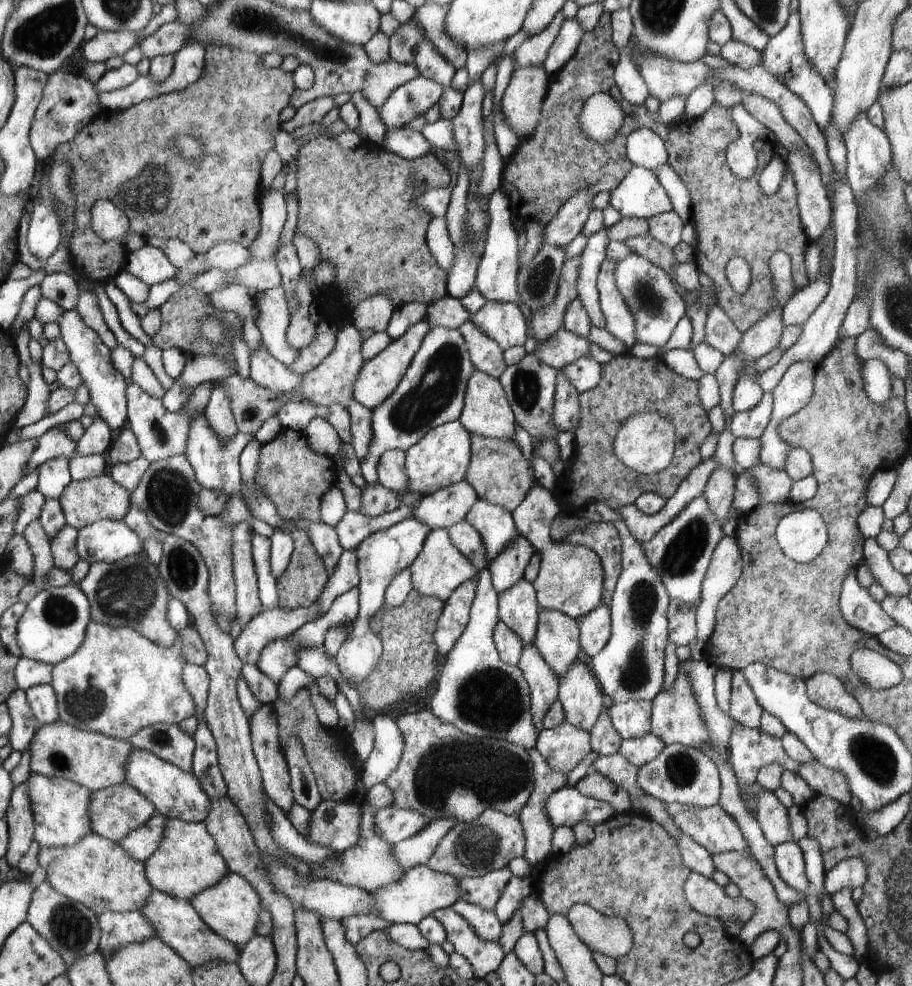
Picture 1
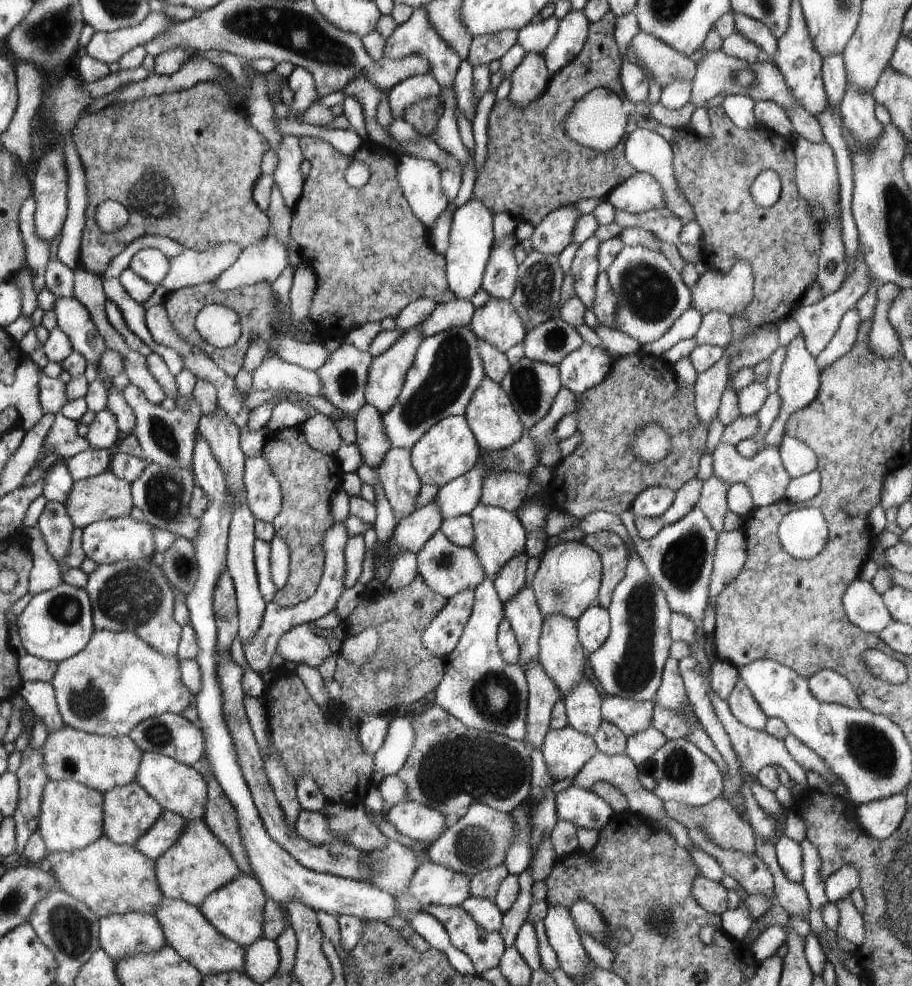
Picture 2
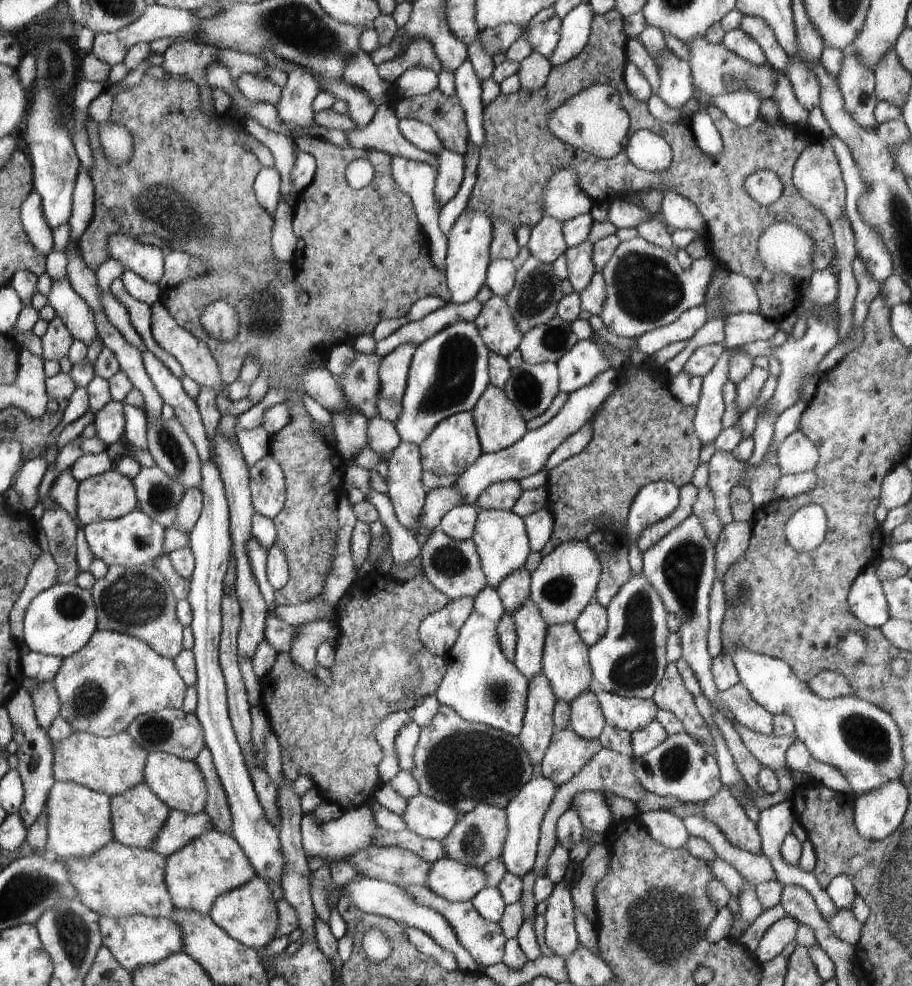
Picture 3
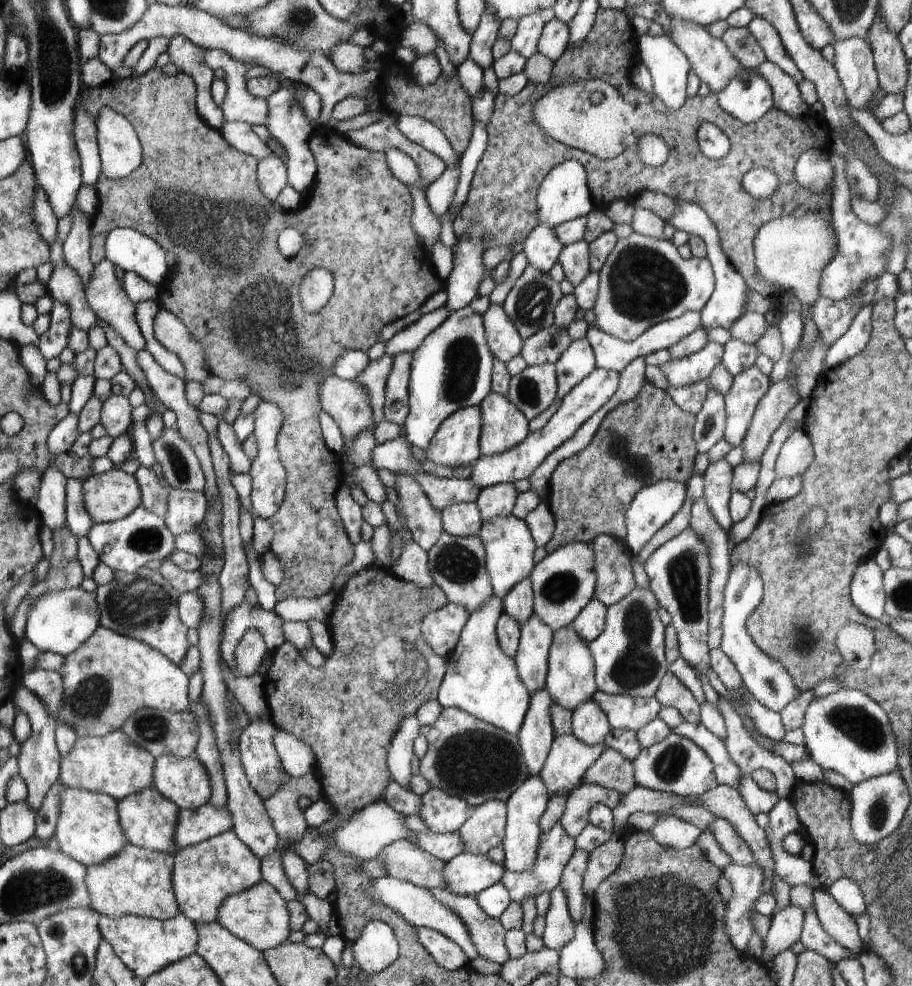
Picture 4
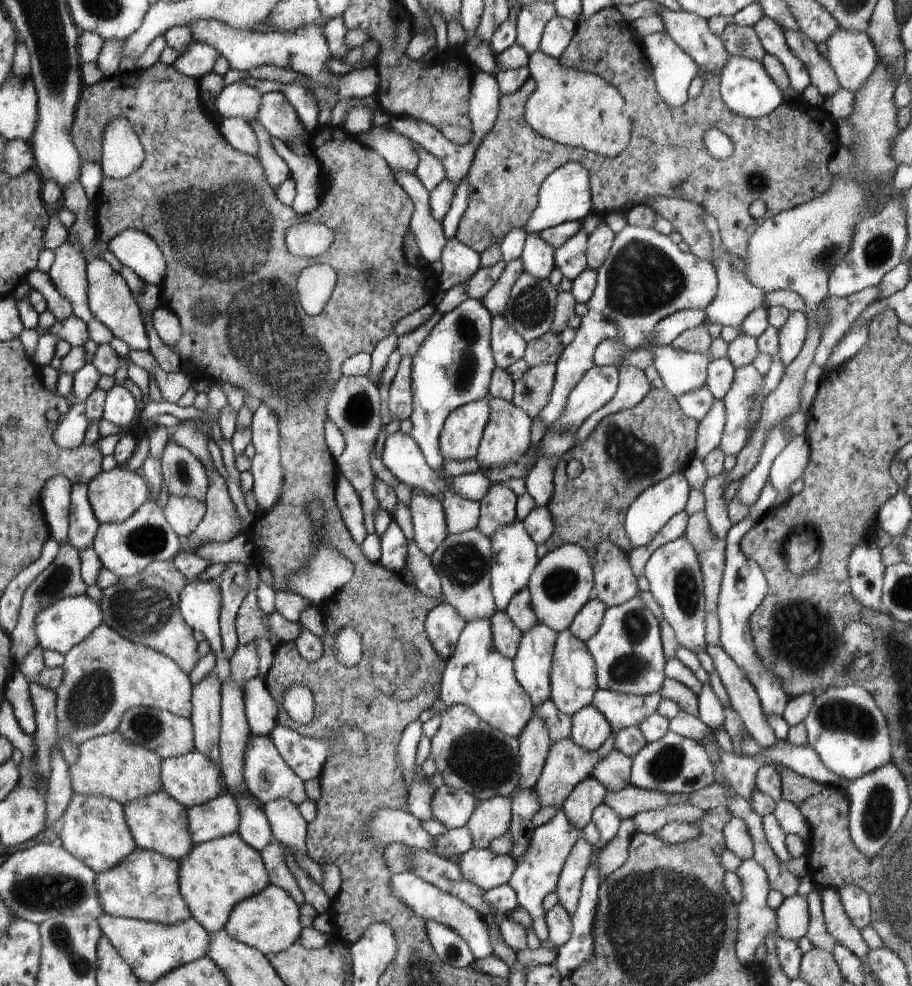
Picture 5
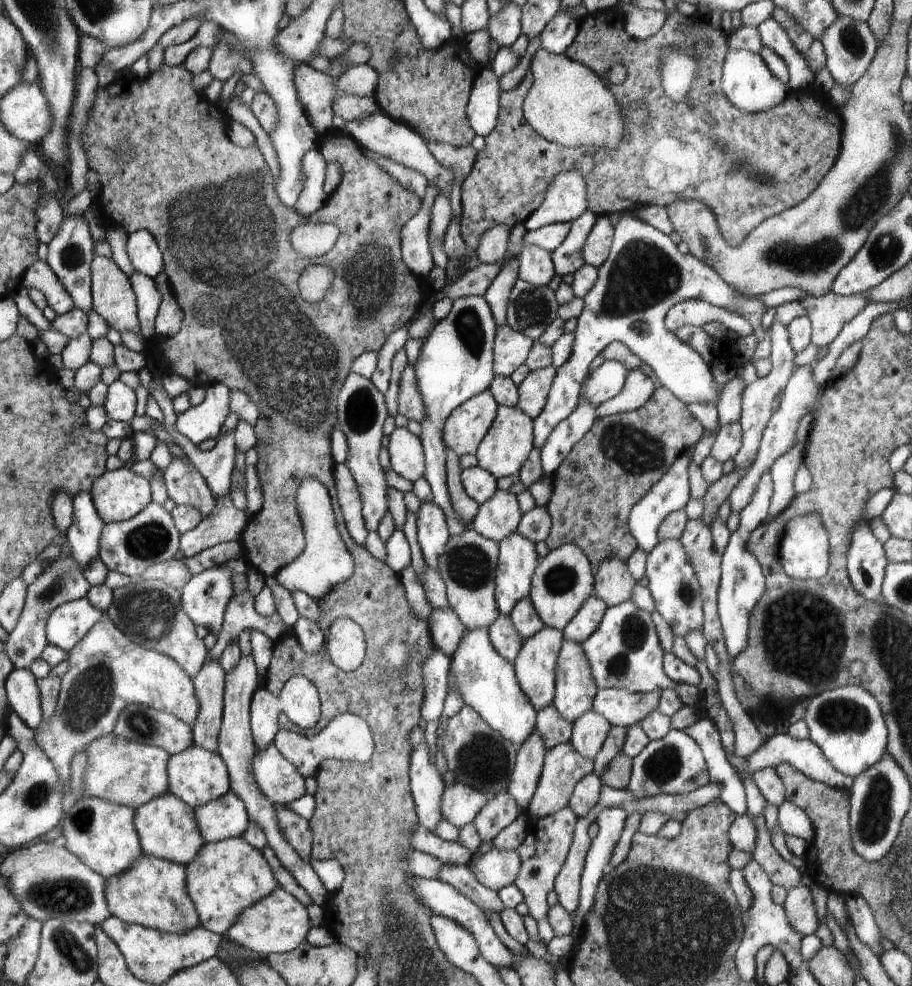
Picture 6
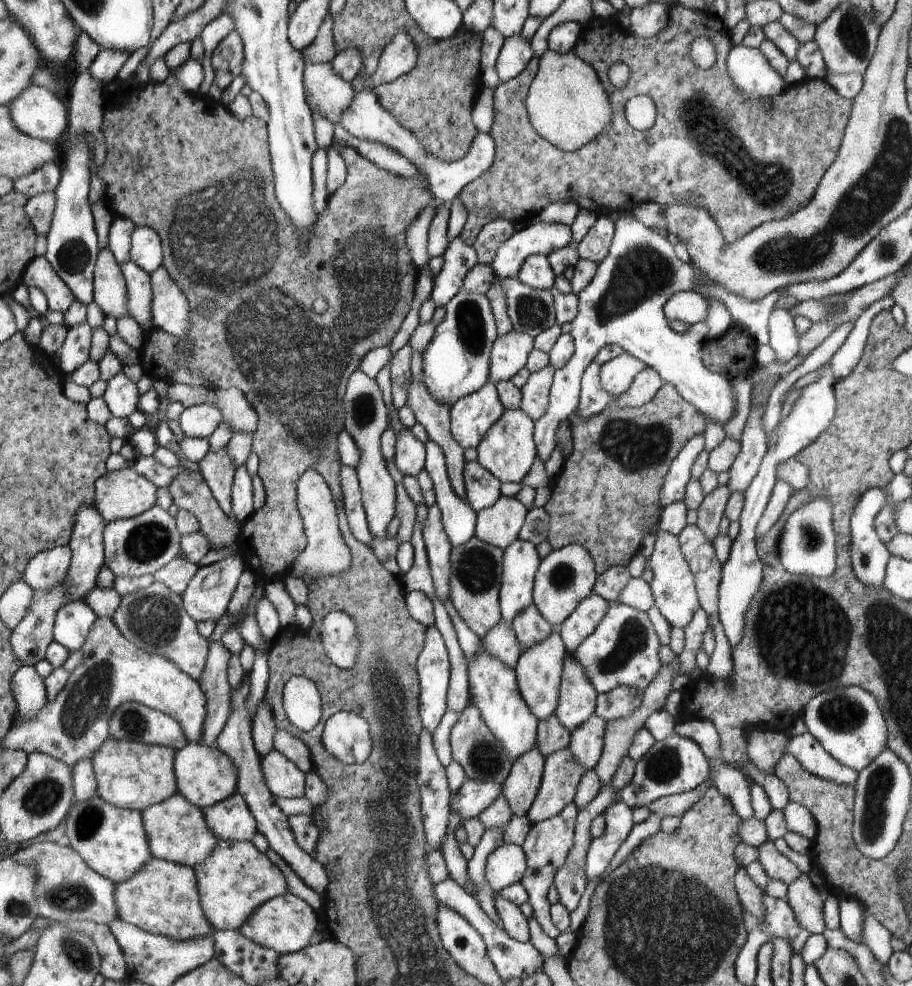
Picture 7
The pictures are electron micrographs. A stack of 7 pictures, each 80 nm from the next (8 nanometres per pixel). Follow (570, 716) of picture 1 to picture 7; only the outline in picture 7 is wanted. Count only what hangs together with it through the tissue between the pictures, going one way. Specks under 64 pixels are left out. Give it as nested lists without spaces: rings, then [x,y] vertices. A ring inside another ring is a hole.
[[[594,714],[571,732],[568,747],[586,771],[593,769],[600,760],[606,725],[603,718]]]

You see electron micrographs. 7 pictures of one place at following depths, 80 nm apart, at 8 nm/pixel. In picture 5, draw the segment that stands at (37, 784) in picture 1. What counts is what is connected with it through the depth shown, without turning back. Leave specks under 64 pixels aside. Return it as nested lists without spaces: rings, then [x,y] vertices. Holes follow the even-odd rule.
[[[72,793],[61,818],[62,830],[58,834],[62,840],[61,846],[68,854],[80,859],[95,873],[118,865],[137,846],[125,821],[123,806],[107,796]]]

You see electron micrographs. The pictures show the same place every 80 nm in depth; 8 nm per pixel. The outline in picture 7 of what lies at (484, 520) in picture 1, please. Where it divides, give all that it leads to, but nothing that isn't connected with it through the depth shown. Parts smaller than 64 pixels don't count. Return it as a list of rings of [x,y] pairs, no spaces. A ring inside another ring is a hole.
[[[520,538],[511,542],[510,546],[503,550],[503,573],[501,574],[499,603],[504,620],[512,623],[516,614],[521,613],[533,603],[533,586],[540,563],[541,559],[536,551],[536,546]]]

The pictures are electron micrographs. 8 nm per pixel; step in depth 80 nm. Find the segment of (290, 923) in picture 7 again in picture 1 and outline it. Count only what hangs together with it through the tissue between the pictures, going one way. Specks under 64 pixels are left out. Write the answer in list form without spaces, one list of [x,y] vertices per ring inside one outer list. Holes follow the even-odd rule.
[[[228,871],[214,886],[200,890],[189,901],[206,926],[233,945],[245,945],[256,934],[258,915],[262,911],[260,897],[252,885],[239,874]]]

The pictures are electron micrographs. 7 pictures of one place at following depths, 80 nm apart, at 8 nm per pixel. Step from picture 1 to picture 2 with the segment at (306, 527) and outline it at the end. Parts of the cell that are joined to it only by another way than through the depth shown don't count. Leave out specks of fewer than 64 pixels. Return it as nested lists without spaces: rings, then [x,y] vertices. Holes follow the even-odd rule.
[[[340,521],[332,524],[331,528],[323,534],[322,546],[324,549],[325,565],[323,566],[323,573],[316,592],[308,600],[302,601],[293,607],[281,607],[274,601],[266,604],[260,626],[256,629],[256,632],[251,636],[247,644],[243,644],[244,658],[254,672],[258,674],[273,672],[277,666],[278,658],[276,650],[280,637],[292,627],[308,625],[314,622],[314,620],[326,616],[328,612],[332,612],[337,604],[338,597],[346,590],[343,587],[345,571],[344,547],[349,538],[343,522]]]

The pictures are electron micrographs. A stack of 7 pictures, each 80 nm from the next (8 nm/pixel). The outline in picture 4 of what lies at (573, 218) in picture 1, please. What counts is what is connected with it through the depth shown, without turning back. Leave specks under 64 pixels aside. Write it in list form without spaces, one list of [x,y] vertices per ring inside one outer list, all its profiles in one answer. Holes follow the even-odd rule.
[[[542,223],[533,225],[535,229],[525,238],[523,251],[530,265],[535,266],[540,272],[548,273],[565,246],[551,226]]]

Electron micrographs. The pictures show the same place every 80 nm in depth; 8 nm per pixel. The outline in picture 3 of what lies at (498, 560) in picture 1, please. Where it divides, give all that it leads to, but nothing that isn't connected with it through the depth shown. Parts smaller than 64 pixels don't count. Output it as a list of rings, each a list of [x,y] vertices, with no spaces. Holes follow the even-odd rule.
[[[525,569],[513,570],[496,589],[504,608],[512,614],[530,596],[531,574]]]

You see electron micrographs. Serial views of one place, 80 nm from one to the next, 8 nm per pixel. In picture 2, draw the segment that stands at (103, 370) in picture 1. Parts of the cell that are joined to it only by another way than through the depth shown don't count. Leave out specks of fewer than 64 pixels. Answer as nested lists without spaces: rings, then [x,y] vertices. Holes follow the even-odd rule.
[[[76,297],[57,299],[55,304],[57,326],[67,334],[71,347],[84,357],[86,364],[96,367],[101,363],[107,346],[103,336],[92,322],[89,310]],[[98,370],[97,378],[105,386],[107,399],[105,410],[112,413],[116,424],[120,431],[126,432],[128,435],[133,435],[135,416],[133,408],[128,406],[123,392],[119,391],[113,384],[112,379],[106,376],[102,371]]]

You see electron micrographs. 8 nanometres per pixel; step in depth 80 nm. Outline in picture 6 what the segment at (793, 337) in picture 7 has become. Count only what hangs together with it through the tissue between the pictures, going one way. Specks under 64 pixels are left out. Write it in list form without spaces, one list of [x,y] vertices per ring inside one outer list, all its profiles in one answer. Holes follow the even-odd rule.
[[[773,320],[773,323],[769,328],[769,332],[771,334],[771,355],[769,358],[772,363],[772,369],[768,375],[762,378],[758,377],[752,384],[749,384],[743,390],[742,412],[739,420],[743,432],[743,441],[740,450],[733,458],[735,464],[734,469],[740,471],[743,476],[745,475],[745,472],[750,470],[750,467],[753,465],[765,426],[768,424],[770,417],[773,415],[771,409],[772,401],[777,394],[783,391],[783,388],[787,385],[787,382],[790,380],[790,377],[796,367],[794,362],[795,352],[789,343],[787,326]]]

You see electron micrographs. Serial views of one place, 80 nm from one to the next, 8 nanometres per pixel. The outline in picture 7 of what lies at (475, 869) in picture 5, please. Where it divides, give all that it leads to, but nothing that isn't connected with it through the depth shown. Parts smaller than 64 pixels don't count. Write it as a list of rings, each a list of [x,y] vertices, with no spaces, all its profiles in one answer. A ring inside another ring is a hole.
[[[502,845],[493,850],[487,858],[484,876],[494,894],[503,888],[519,883],[527,867],[527,858],[518,845]]]

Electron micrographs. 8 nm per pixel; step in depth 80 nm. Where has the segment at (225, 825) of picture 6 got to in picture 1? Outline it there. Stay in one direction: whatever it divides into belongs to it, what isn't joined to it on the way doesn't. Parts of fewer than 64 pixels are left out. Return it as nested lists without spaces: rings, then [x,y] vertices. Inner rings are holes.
[[[156,812],[150,820],[141,827],[131,830],[117,843],[138,862],[144,862],[150,858],[155,850],[161,845],[165,822],[168,820],[162,813]]]

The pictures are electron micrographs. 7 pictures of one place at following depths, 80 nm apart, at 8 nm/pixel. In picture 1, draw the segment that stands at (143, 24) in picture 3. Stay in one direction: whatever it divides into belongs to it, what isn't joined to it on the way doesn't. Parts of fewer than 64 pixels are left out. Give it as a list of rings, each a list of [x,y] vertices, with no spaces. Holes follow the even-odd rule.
[[[98,31],[98,34],[82,44],[83,55],[93,63],[103,63],[112,57],[122,57],[135,44],[138,33],[130,31]]]

